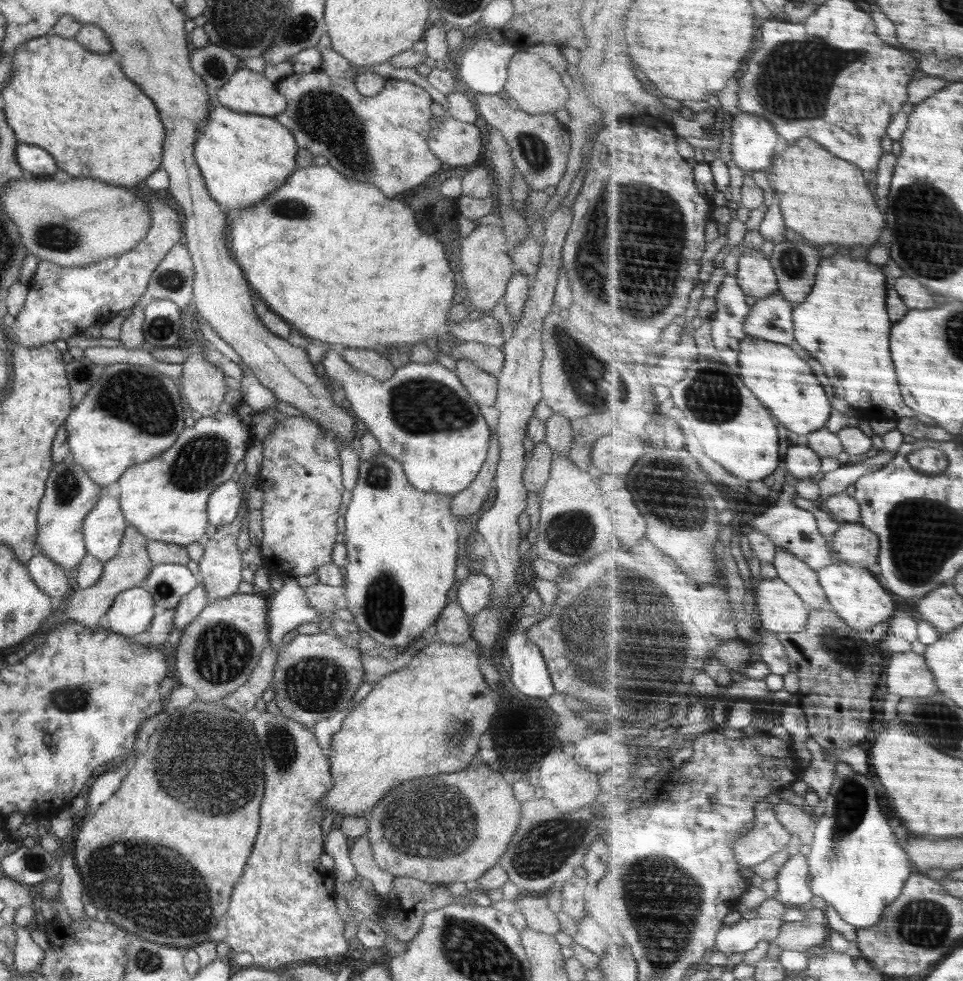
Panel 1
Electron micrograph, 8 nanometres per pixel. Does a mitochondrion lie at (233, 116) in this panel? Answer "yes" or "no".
no

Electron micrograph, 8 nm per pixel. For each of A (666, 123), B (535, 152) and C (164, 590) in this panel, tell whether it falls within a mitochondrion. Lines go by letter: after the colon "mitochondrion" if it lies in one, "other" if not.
A: other
B: mitochondrion
C: mitochondrion

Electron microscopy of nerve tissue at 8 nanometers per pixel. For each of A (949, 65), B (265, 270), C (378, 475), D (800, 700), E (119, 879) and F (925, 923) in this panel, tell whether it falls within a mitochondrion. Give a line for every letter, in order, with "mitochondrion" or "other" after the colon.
A: other
B: other
C: mitochondrion
D: other
E: mitochondrion
F: mitochondrion

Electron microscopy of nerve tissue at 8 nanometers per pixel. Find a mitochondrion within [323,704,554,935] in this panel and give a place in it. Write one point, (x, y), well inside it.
(449, 823)

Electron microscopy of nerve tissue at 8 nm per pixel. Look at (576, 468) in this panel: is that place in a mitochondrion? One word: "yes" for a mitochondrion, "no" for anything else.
no

